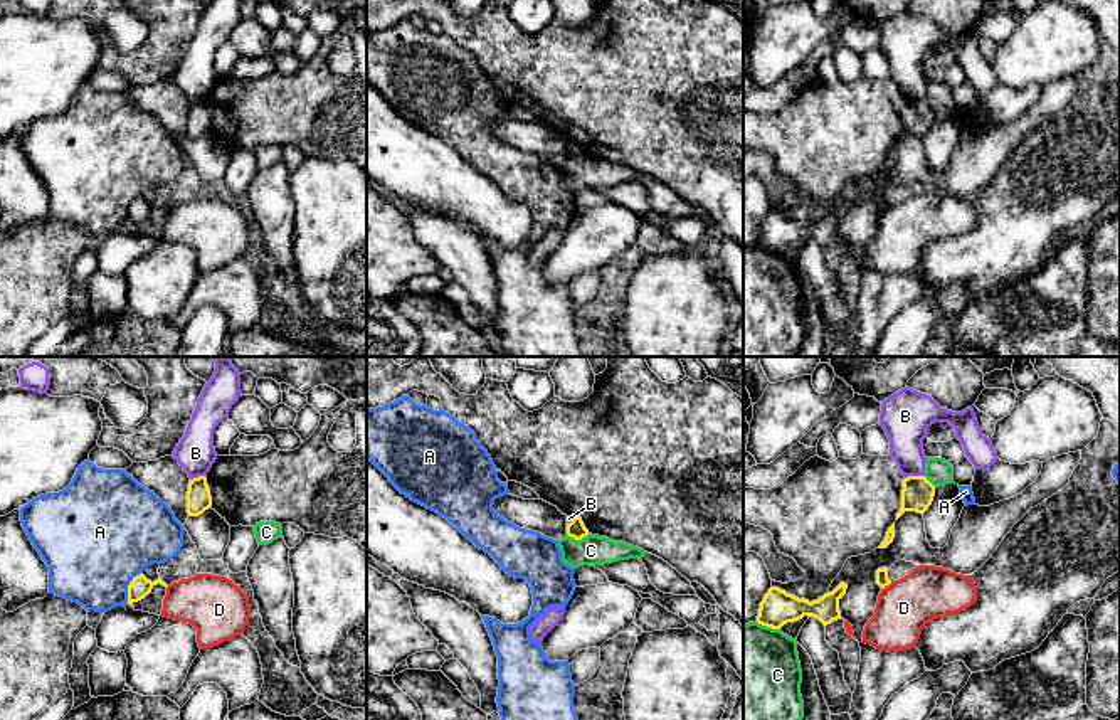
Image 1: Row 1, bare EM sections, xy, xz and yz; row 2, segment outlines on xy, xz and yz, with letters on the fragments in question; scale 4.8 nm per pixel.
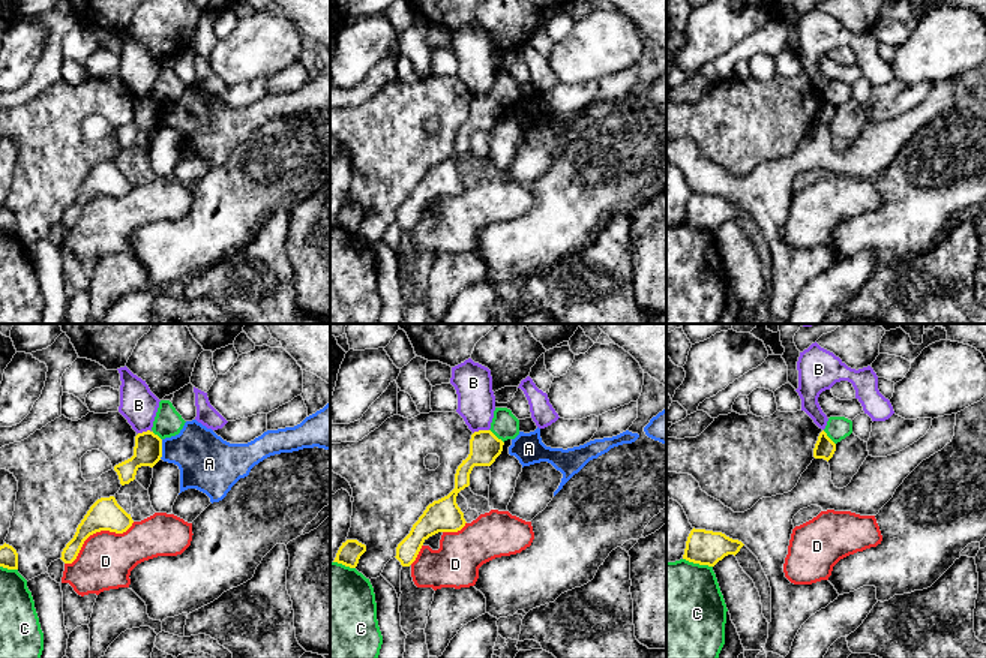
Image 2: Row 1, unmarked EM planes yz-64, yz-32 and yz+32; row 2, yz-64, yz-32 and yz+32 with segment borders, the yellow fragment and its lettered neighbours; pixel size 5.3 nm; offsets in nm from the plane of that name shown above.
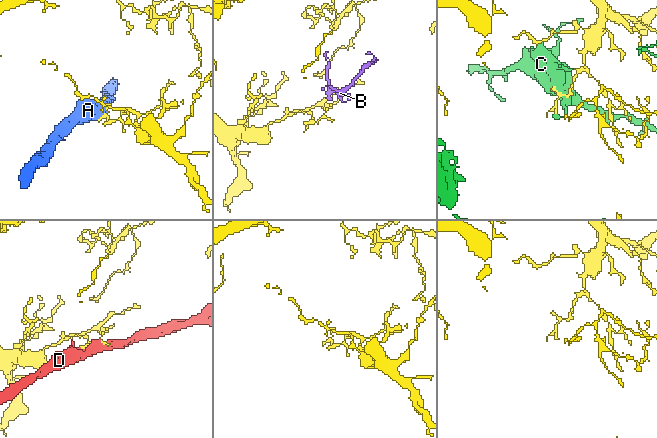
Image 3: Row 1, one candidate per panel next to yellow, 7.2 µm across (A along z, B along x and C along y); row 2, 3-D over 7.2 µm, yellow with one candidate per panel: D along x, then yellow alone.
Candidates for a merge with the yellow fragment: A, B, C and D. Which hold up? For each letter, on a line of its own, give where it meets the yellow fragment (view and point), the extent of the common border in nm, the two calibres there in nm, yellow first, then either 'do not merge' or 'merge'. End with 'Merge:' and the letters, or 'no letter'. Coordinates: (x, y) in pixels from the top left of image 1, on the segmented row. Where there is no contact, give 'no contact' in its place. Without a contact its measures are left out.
A: meets yellow in xy at (128, 587); contact 160 nm long; 100 nm thick on the yellow side, 480 nm on the other; do not merge
B: meets yellow in yz at (913, 476); contact 90 nm long; 160 nm thick on the yellow side, 200 nm on the other; do not merge
C: meets yellow in xz at (577, 539); contact 110 nm long; 90 nm thick on the yellow side, 140 nm on the other; do not merge
D: meets yellow in yz at (887, 584); contact 70 nm long; 60 nm thick on the yellow side, 260 nm on the other; do not merge
Merge: no letter

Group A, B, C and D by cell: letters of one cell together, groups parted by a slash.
A / B / C / D

